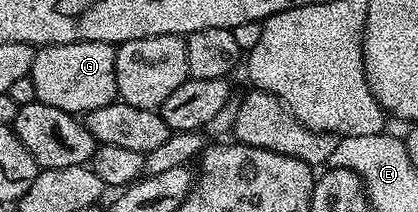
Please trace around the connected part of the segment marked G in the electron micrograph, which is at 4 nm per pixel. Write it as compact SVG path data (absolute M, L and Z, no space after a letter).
M73 42L72 44L56 44L35 49L30 79L32 84L36 84L36 96L39 102L52 104L52 108L66 110L75 116L85 115L96 108L104 108L118 98L116 49L109 42Z

